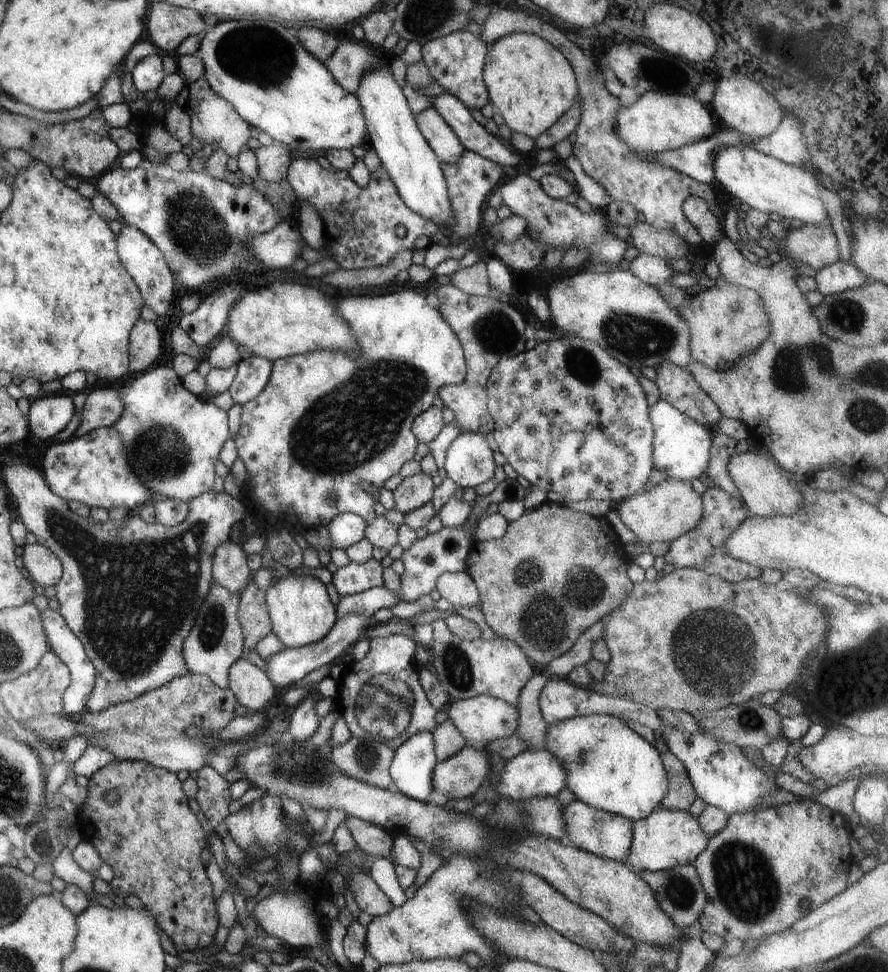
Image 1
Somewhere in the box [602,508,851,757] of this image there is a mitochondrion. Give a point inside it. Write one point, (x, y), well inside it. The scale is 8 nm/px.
(715, 653)

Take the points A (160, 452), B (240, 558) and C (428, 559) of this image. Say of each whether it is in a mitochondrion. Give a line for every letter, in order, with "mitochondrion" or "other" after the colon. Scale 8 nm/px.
A: mitochondrion
B: other
C: mitochondrion

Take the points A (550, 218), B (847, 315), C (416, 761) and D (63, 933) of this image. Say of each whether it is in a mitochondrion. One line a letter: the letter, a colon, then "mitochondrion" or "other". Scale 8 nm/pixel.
A: mitochondrion
B: mitochondrion
C: other
D: other

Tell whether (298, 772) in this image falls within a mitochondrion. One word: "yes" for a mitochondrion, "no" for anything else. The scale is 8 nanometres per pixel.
yes

